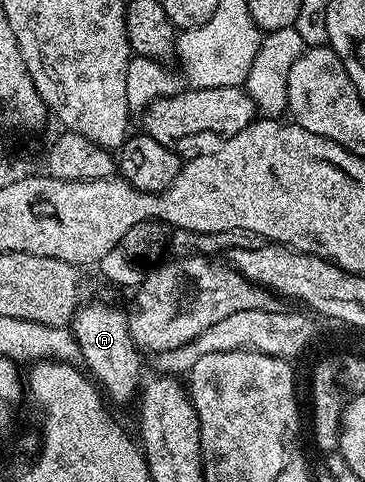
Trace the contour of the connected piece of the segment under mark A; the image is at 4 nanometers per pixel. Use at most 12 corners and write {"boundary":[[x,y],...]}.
{"boundary":[[91,305],[73,329],[112,402],[141,389],[128,314]]}

